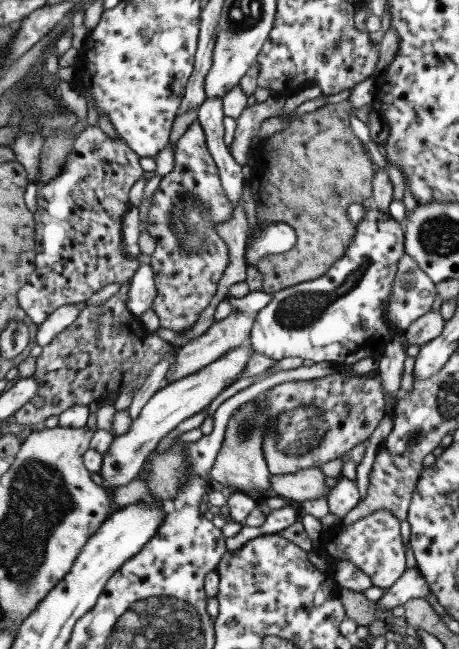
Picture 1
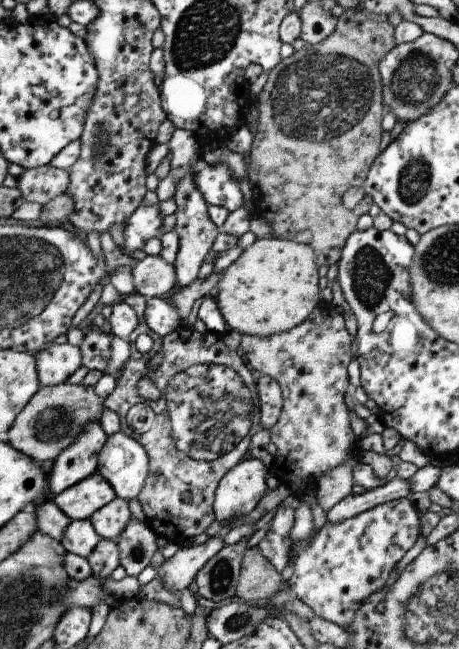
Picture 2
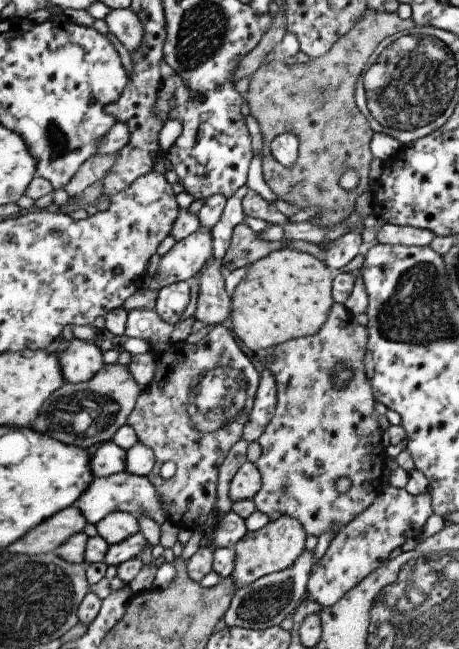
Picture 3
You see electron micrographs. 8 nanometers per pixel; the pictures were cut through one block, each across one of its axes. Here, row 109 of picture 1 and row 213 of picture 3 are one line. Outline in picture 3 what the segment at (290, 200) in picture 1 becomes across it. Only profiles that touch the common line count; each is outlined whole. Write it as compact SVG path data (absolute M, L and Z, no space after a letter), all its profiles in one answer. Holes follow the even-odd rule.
M366 8L350 32L337 40L326 54L307 63L291 65L278 57L260 65L250 77L245 99L251 115L261 126L264 181L278 200L295 205L300 211L318 208L316 216L310 218L310 224L330 228L344 222L355 212L356 198L372 188L368 172L370 162L374 160L370 148L374 132L356 104L356 83L367 70L368 59L386 36L412 30L414 26L412 19L400 19L396 12ZM284 133L294 134L299 140L298 158L292 166L280 164L270 152L272 140ZM348 168L356 170L360 178L358 186L352 190L340 186L340 176Z

